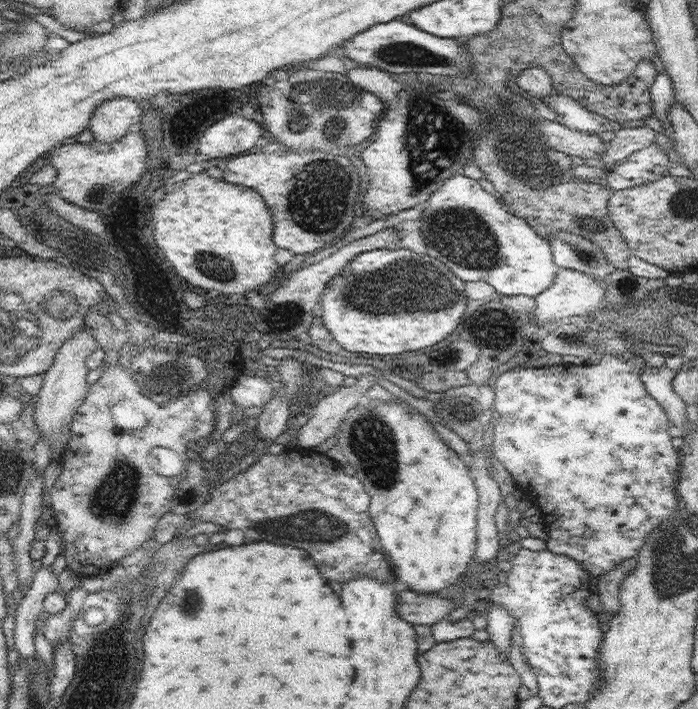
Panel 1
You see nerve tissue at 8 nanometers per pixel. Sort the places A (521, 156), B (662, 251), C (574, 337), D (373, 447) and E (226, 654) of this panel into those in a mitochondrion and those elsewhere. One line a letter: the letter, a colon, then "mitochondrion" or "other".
A: mitochondrion
B: other
C: mitochondrion
D: mitochondrion
E: other

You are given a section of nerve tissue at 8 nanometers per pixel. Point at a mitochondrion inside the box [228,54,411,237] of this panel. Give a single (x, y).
(312, 99)

